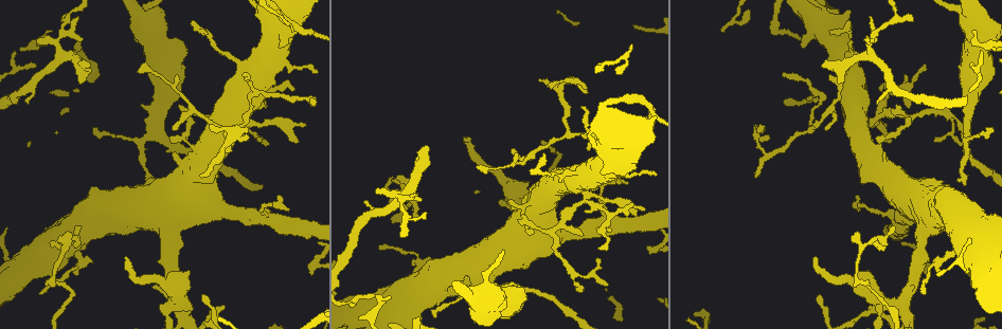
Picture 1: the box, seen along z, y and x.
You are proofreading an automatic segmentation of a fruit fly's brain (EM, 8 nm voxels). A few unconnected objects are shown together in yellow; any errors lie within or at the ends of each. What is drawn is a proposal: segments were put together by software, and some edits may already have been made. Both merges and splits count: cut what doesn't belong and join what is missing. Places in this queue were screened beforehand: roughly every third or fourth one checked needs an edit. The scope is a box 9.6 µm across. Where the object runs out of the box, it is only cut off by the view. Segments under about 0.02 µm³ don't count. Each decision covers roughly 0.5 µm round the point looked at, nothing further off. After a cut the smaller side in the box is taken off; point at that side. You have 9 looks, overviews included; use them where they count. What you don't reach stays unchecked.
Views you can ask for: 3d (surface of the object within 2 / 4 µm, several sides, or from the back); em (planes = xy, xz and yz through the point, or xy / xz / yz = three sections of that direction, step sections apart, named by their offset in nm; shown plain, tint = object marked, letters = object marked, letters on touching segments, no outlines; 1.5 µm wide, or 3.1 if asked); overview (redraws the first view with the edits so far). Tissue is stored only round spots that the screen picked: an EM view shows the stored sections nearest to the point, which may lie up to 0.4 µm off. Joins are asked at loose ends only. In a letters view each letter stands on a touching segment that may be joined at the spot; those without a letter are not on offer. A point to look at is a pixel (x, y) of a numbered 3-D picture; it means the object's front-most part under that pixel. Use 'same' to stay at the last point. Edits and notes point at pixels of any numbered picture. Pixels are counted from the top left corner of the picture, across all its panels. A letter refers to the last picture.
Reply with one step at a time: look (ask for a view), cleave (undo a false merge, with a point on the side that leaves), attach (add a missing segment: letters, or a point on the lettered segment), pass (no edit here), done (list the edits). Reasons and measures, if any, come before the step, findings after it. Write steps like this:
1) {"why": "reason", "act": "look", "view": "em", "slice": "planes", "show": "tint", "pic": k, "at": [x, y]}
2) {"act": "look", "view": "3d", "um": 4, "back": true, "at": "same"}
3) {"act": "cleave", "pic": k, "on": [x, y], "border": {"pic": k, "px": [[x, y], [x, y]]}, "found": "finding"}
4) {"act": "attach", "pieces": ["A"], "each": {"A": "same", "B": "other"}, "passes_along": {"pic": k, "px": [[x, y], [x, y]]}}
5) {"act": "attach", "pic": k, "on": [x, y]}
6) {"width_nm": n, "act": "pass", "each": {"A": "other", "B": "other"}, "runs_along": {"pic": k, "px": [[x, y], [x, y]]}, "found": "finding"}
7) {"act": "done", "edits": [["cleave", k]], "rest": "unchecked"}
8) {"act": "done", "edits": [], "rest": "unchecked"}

{"why": "tapers out", "act": "look", "view": "em", "slice": "xy", "step": 8, "show": "letters", "pic": 1, "at": [379, 248]}

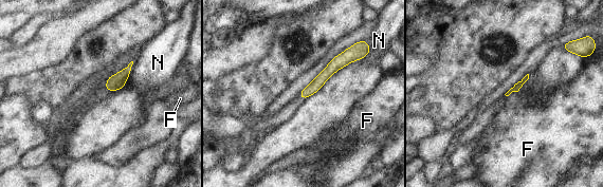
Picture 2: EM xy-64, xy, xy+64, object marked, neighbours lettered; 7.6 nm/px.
{"act": "pass", "each": {"F": "other", "N": "other"}, "border": {"pic": 2, "px": [[529, 74], [517, 91], [505, 95]]}, "found": "none of them fits"}

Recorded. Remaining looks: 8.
{"why": "branch stops here", "act": "look", "view": "3d", "um": 4, "pic": 1, "at": [464, 139]}

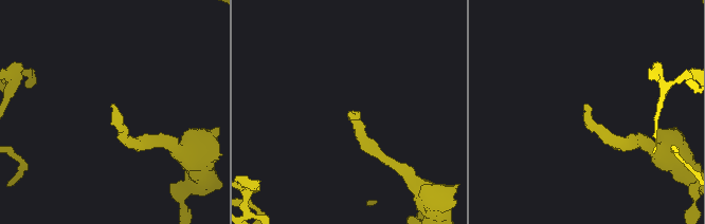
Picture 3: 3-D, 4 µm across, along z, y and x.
{"act": "look", "view": "em", "slice": "yz", "step": 4, "show": "tint", "pic": 3, "at": [349, 116]}

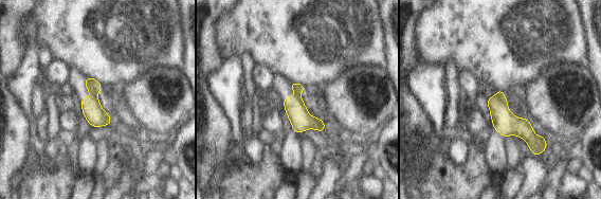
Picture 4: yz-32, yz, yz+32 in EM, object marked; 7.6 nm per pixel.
{"act": "look", "view": "em", "slice": "planes", "show": "letters", "at": "same"}

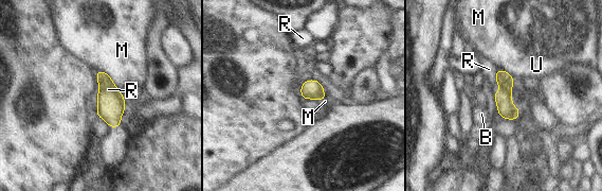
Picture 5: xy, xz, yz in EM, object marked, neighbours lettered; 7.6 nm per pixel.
{"width_nm": 130, "longest_contact_nm": ["M", 240], "act": "attach", "pieces": ["R"], "each": {"B": "other", "M": "other", "R": "same", "U": "other"}, "found": "it goes on there"}

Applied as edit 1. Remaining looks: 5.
{"act": "look", "view": "overview"}

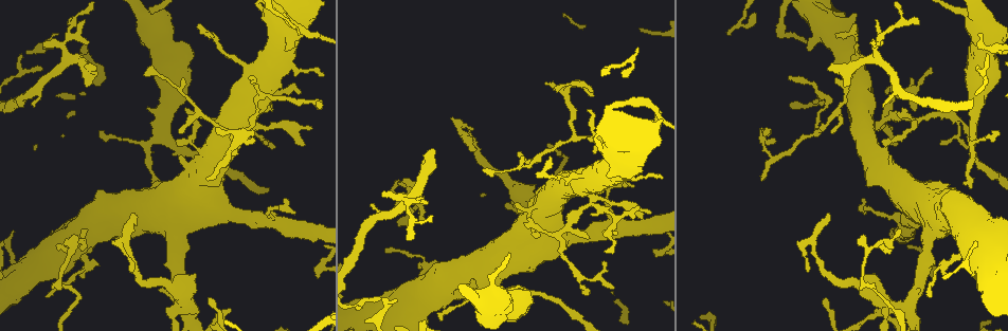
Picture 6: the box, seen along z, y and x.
{"why": "a fork", "act": "look", "view": "3d", "um": 4, "pic": 6, "at": [868, 249]}

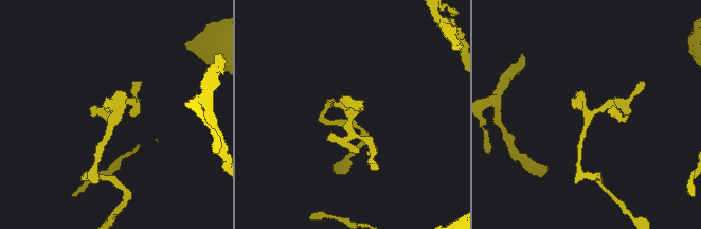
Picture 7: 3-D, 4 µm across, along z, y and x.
{"why": "need the tissue", "act": "look", "view": "em", "slice": "planes", "show": "letters", "pic": 7, "at": [586, 115]}

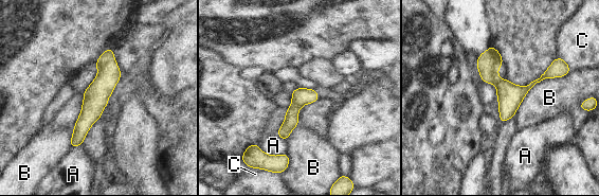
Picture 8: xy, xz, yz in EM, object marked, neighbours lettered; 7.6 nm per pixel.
{"width_nm": 140, "longest_contact_nm": ["B", 550], "act": "pass", "each": {"A": "other", "B": "other", "C": "other"}, "found": "continuous, no second neuron"}

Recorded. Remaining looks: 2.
{"why": "thin end", "act": "look", "view": "3d", "um": 4, "pic": 6, "at": [294, 213]}

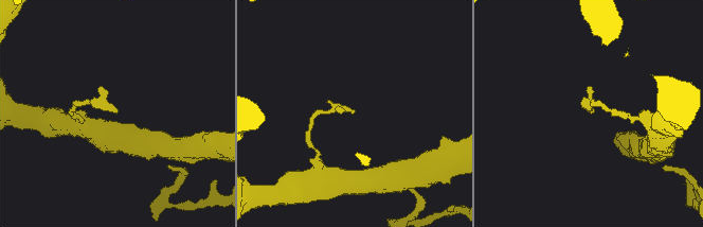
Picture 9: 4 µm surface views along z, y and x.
{"act": "look", "view": "em", "slice": "planes", "show": "letters", "pic": 9, "at": [590, 111]}

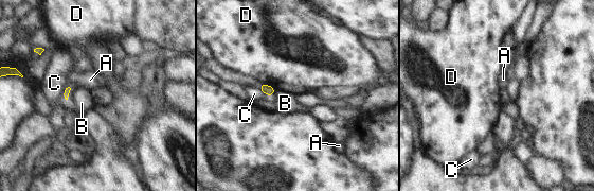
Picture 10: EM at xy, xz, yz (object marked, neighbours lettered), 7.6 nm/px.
{"act": "pass", "each": {"A": "other", "B": "other", "C": "other", "D": "other"}, "border": {"pic": 10, "px": [[262, 82], [276, 89]]}, "found": "no lettered segment goes on from it"}

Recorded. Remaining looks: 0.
{"act": "done", "edits": [["attach", 5]], "rest": "unchecked"}

